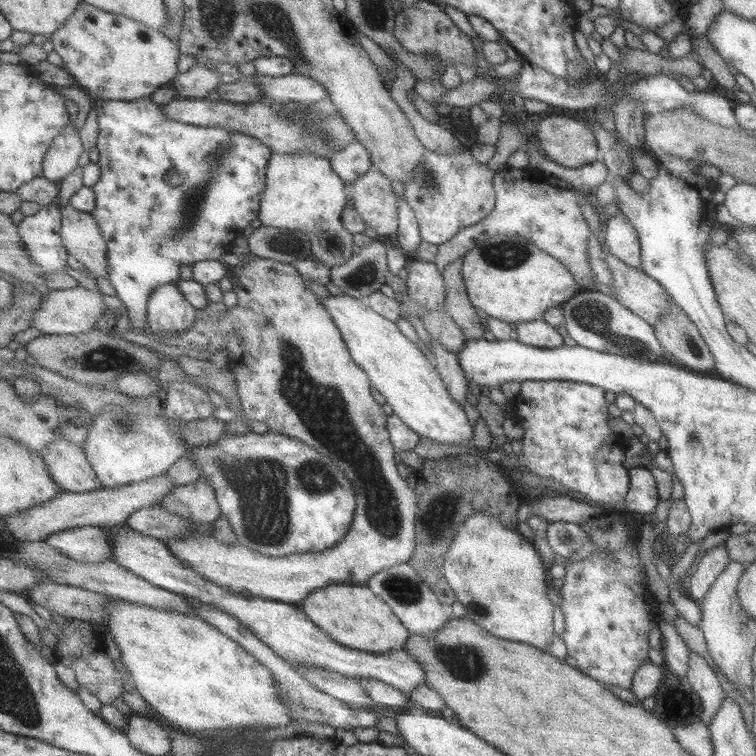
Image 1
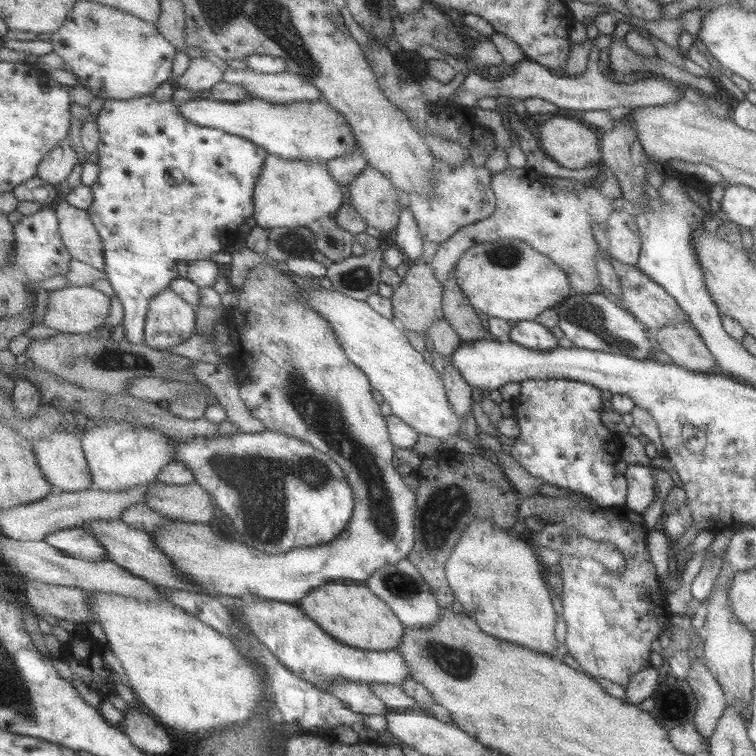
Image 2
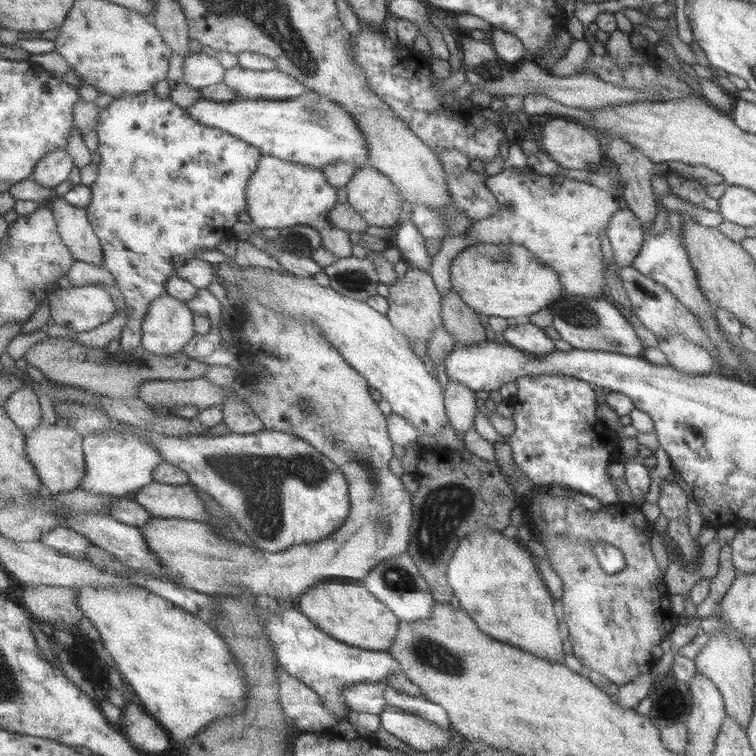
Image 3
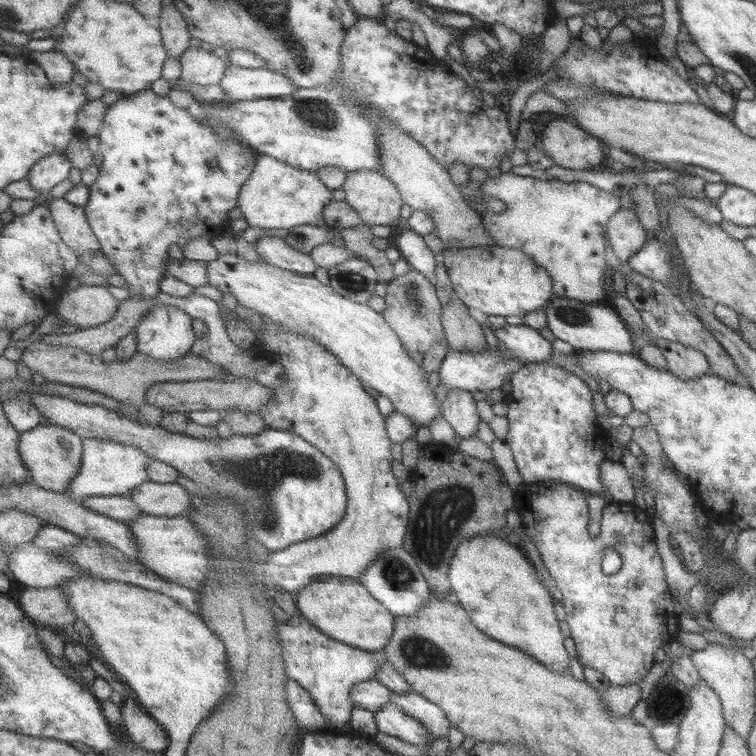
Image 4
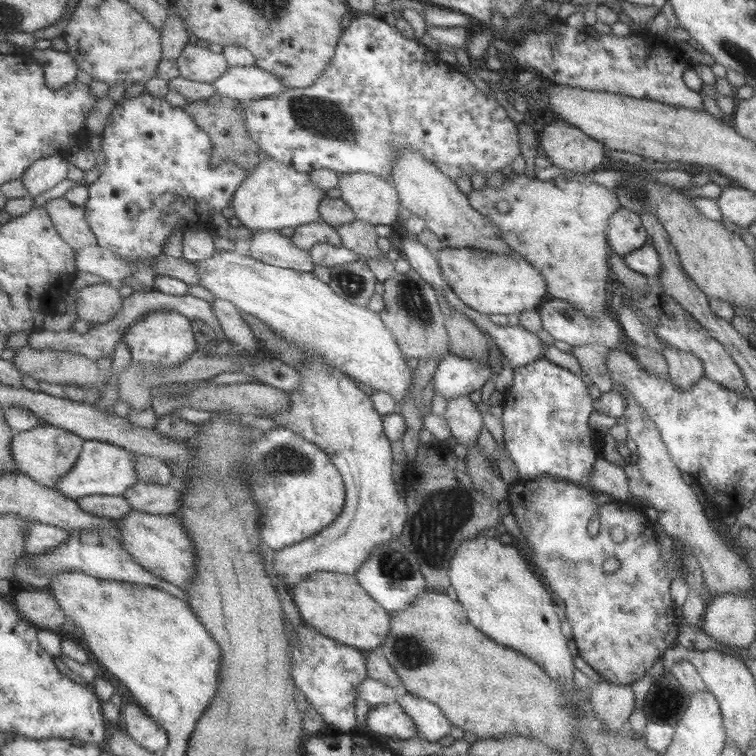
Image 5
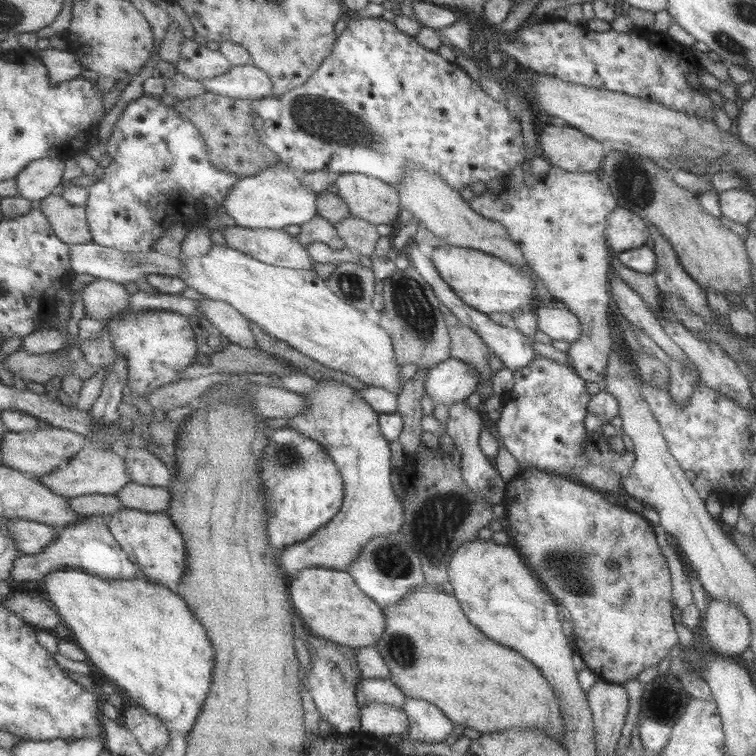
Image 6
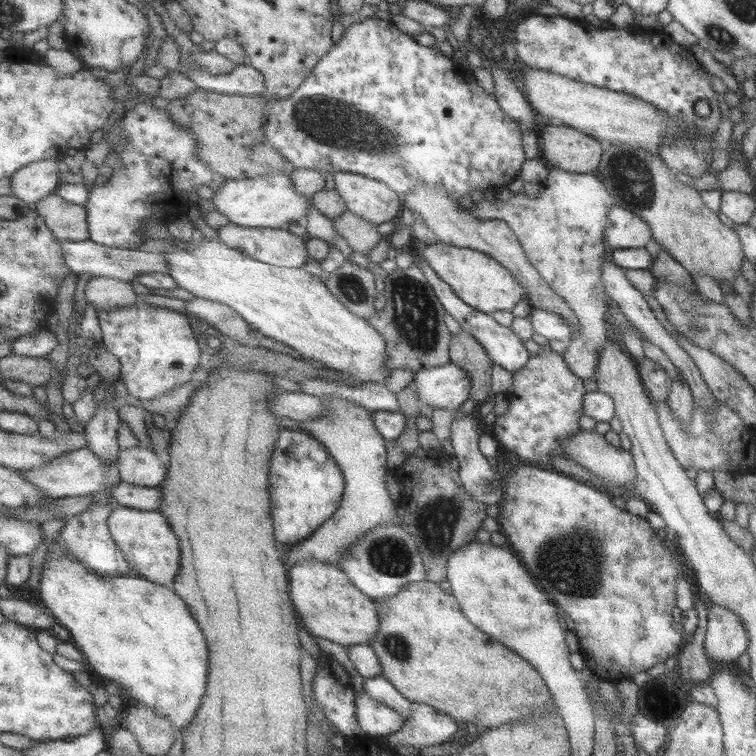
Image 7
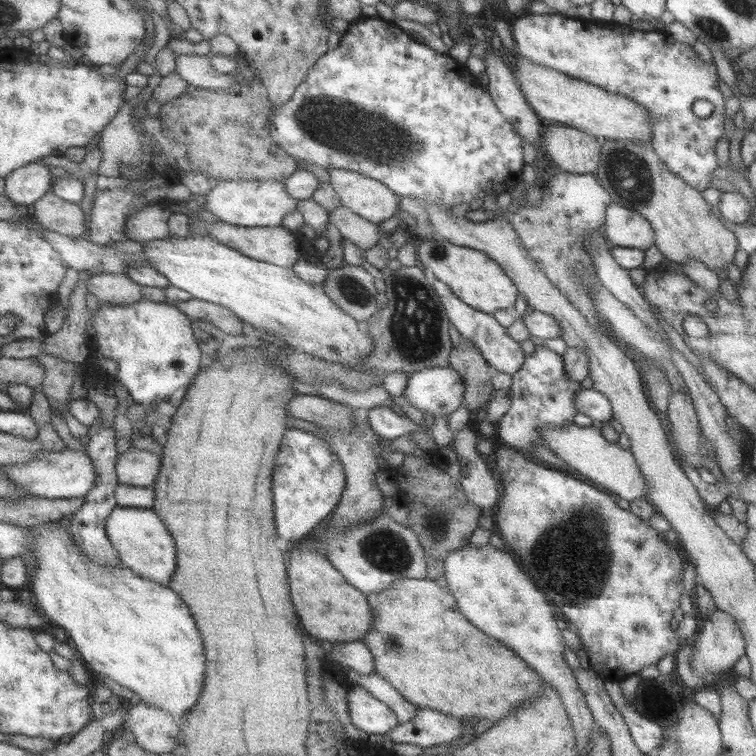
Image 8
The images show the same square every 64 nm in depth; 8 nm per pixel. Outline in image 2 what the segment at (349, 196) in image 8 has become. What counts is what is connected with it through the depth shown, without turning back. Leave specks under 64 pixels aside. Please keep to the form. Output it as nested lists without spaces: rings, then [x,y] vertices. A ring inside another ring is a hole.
[[[367,166],[347,187],[349,204],[361,213],[369,226],[381,232],[397,228],[403,209],[393,181],[375,167]]]

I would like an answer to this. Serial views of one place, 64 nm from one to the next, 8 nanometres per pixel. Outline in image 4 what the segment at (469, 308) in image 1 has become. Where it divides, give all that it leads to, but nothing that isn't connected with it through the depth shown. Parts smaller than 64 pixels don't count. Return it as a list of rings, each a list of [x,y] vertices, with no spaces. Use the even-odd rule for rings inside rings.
[[[458,296],[445,305],[442,320],[452,351],[477,353],[487,349],[487,338],[481,326],[482,322],[477,322],[469,314],[469,306]]]

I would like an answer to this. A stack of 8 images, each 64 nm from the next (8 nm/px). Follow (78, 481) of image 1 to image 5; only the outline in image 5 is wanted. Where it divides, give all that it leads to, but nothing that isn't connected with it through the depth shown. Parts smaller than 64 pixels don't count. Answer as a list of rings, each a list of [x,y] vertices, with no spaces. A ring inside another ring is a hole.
[[[47,424],[36,426],[33,430],[18,431],[12,443],[11,451],[13,451],[18,470],[28,474],[42,485],[55,489],[58,480],[68,475],[79,462],[86,440],[67,429]]]

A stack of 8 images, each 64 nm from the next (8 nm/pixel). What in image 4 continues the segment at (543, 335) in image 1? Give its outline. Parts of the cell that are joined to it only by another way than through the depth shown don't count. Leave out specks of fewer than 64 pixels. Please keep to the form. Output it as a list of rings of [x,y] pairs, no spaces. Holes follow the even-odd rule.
[[[524,324],[492,328],[500,346],[514,354],[523,363],[541,363],[551,358],[551,344],[539,335],[538,330]]]

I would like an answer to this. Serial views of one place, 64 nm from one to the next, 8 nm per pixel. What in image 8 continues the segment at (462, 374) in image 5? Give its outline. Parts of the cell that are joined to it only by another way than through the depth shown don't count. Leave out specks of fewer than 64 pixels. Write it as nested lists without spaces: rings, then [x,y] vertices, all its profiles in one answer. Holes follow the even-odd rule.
[[[451,366],[433,367],[412,373],[403,396],[407,397],[411,412],[429,412],[433,417],[449,416],[466,399],[467,384],[463,377]]]

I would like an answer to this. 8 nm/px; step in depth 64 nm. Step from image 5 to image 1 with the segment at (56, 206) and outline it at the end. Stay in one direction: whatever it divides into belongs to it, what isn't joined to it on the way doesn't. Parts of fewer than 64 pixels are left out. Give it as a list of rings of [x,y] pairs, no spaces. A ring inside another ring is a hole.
[[[70,202],[62,205],[62,237],[71,255],[76,256],[96,277],[108,278],[109,248],[98,220]]]

